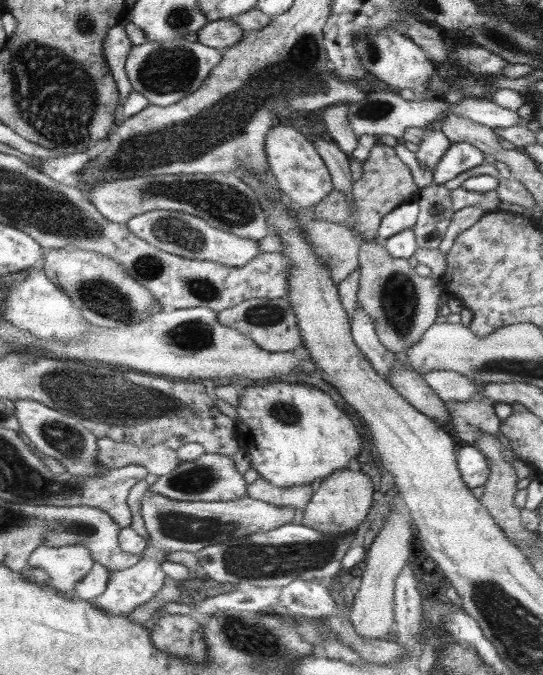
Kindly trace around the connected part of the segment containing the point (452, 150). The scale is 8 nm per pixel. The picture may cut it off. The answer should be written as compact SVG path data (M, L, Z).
M467 142L451 143L450 148L441 156L434 168L433 182L442 185L456 178L461 172L480 166L484 161L484 153L473 144Z

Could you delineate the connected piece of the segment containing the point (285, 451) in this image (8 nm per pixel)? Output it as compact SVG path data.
M270 380L261 385L257 382L256 385L251 385L241 392L239 403L235 406L237 410L237 430L240 435L238 442L239 448L250 457L250 467L258 472L259 476L265 478L270 484L278 488L288 488L289 486L300 486L301 484L312 484L315 480L323 480L328 478L334 471L342 471L348 469L350 460L360 454L362 442L360 442L360 434L356 431L356 427L352 420L336 406L336 403L328 393L316 389L315 386L306 383L287 382L281 380Z

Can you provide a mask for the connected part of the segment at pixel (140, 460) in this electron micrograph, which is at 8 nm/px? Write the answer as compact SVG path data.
M102 437L96 441L96 446L97 462L102 469L106 467L118 471L126 466L136 465L148 469L150 474L161 477L174 471L181 464L177 452L168 448L165 443L138 446L131 442L116 442Z

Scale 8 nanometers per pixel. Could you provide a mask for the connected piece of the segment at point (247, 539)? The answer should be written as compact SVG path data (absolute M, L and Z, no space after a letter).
M297 521L266 532L253 532L233 541L208 545L201 548L196 556L201 575L219 583L238 583L242 578L251 578L252 585L258 587L285 587L297 578L331 580L337 578L342 569L340 561L352 544L357 529L332 536Z

